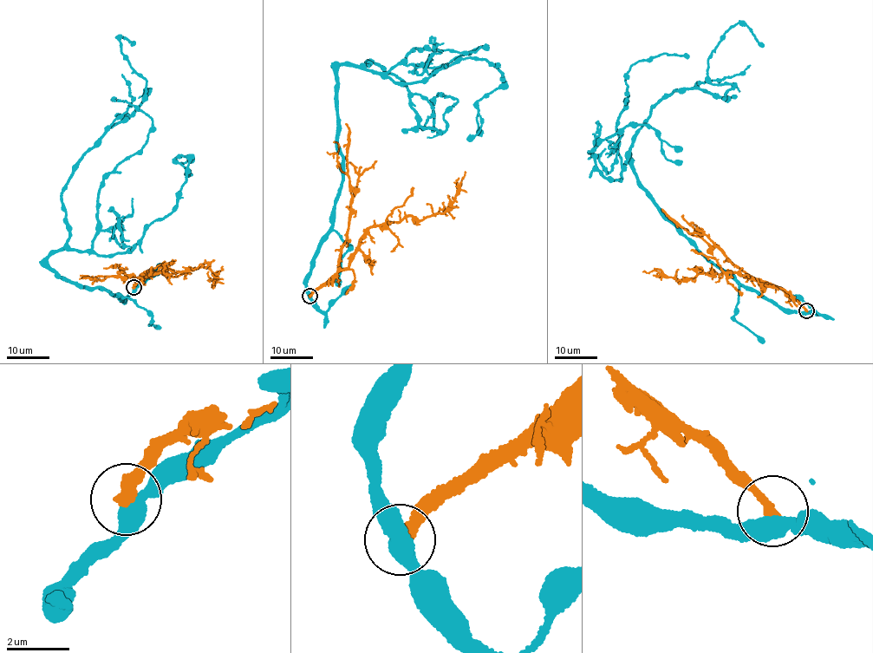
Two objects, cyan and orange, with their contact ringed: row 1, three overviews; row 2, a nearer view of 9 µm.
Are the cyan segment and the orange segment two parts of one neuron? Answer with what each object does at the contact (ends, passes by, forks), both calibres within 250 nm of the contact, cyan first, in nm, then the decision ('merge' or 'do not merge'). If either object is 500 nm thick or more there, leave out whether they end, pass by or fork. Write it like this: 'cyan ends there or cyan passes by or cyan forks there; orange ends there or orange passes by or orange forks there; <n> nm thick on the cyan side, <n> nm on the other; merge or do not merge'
cyan passes by; orange ends there; 480 nm thick on the cyan side, 360 nm on the other; do not merge

